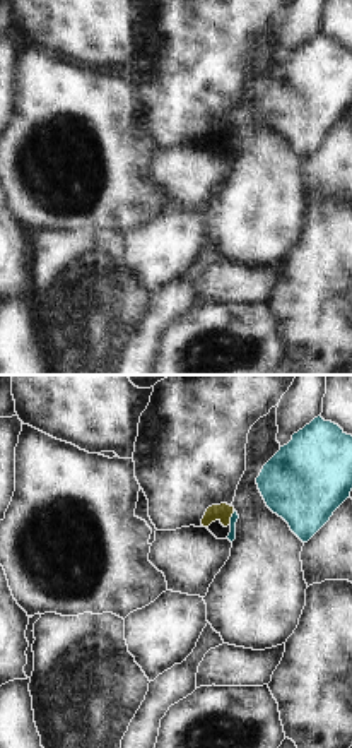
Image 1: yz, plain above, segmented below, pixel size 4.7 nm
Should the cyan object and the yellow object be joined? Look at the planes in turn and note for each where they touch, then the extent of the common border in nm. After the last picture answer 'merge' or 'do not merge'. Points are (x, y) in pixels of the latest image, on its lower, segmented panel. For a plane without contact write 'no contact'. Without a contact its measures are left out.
contact (231, 517); length 70 nm

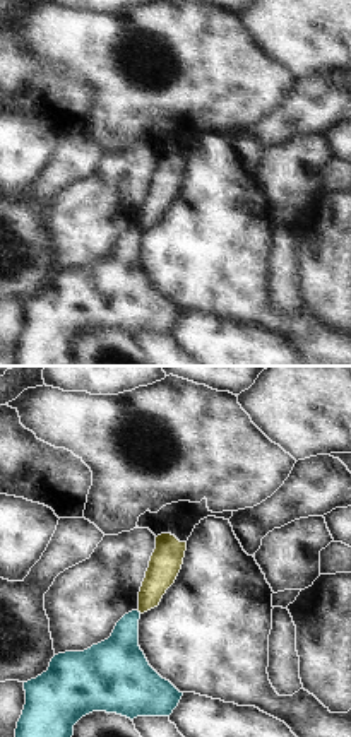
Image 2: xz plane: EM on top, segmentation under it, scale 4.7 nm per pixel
no contact

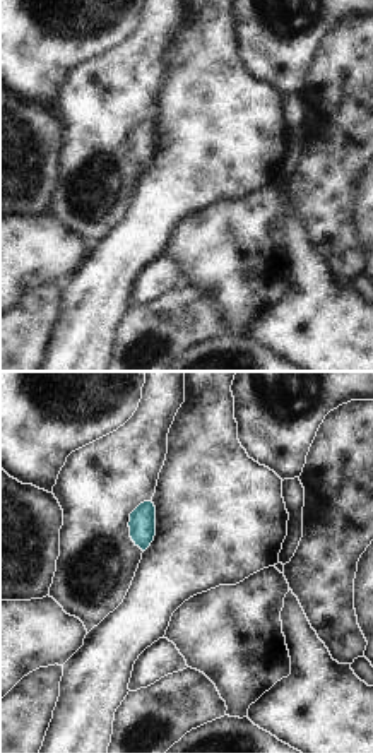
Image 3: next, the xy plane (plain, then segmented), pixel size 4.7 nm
no contact

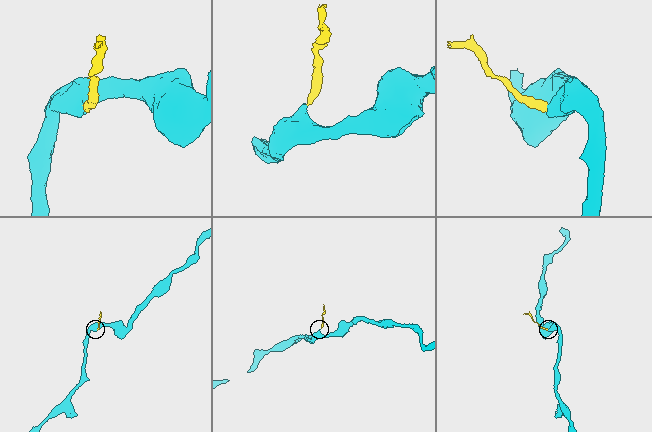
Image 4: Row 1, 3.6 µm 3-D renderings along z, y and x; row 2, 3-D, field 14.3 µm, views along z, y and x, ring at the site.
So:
do not merge

